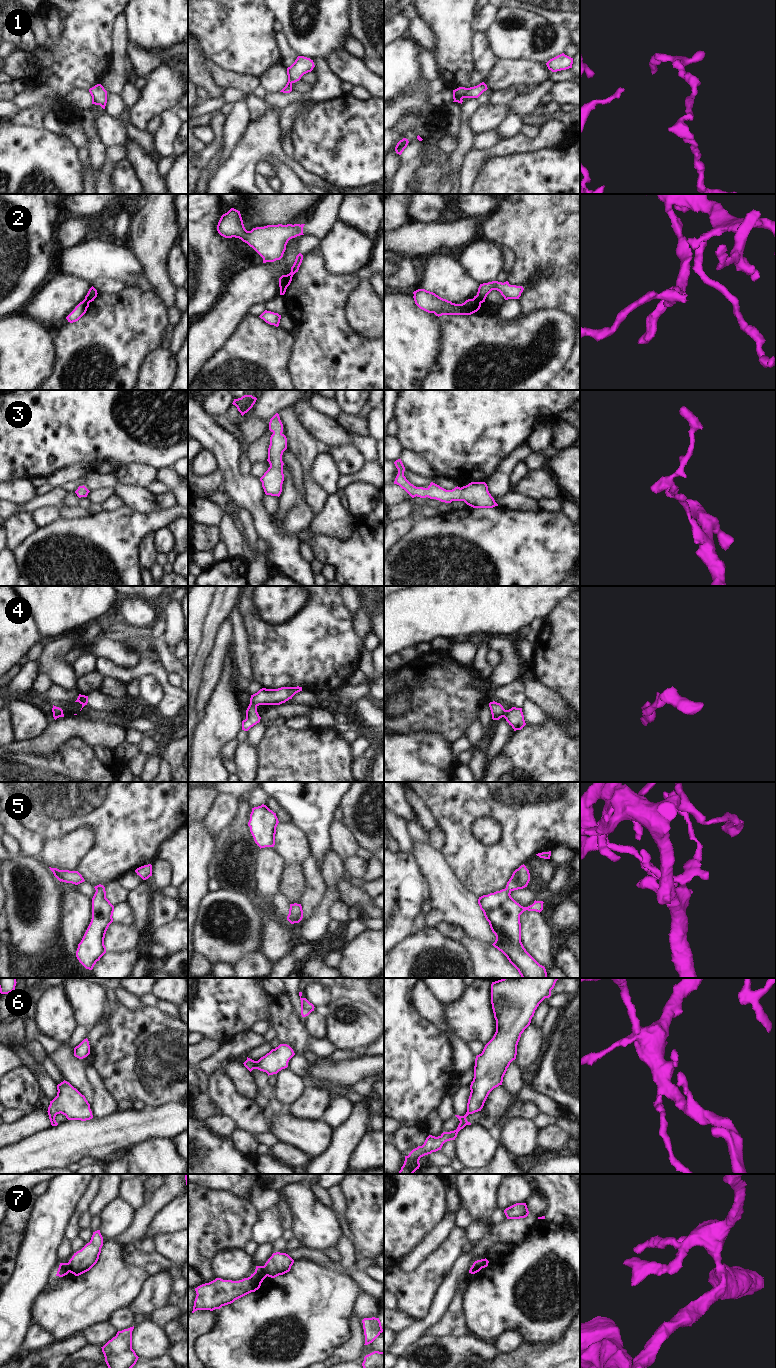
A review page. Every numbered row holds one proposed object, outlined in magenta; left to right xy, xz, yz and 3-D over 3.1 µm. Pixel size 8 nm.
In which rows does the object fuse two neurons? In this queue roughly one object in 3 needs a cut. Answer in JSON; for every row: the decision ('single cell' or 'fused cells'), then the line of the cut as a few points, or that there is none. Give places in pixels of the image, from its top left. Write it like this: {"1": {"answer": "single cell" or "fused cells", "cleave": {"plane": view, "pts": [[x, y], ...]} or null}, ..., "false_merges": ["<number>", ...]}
{"1": {"answer": "single cell", "cleave": null}, "2": {"answer": "fused cells", "cleave": {"plane": "yz", "pts": [[472, 299], [481, 302]]}}, "3": {"answer": "single cell", "cleave": null}, "4": {"answer": "single cell", "cleave": null}, "5": {"answer": "single cell", "cleave": null}, "6": {"answer": "single cell", "cleave": null}, "7": {"answer": "fused cells", "cleave": {"plane": "xz", "pts": [[263, 1266], [267, 1275]]}}, "false_merges": ["2", "7"]}

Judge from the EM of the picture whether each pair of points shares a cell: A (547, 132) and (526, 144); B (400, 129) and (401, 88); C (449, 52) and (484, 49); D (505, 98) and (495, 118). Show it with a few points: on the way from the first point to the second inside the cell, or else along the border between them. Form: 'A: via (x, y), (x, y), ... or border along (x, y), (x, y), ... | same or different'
A: via (543, 137), (537, 143), (531, 144) | same
B: border along (402, 116), (394, 126) | different
C: border along (473, 33), (472, 60), (475, 70) | different
D: border along (507, 104), (487, 106) | different

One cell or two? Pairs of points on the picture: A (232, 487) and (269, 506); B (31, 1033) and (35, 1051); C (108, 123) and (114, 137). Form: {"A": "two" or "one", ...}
{"A": "two", "B": "two", "C": "one"}

